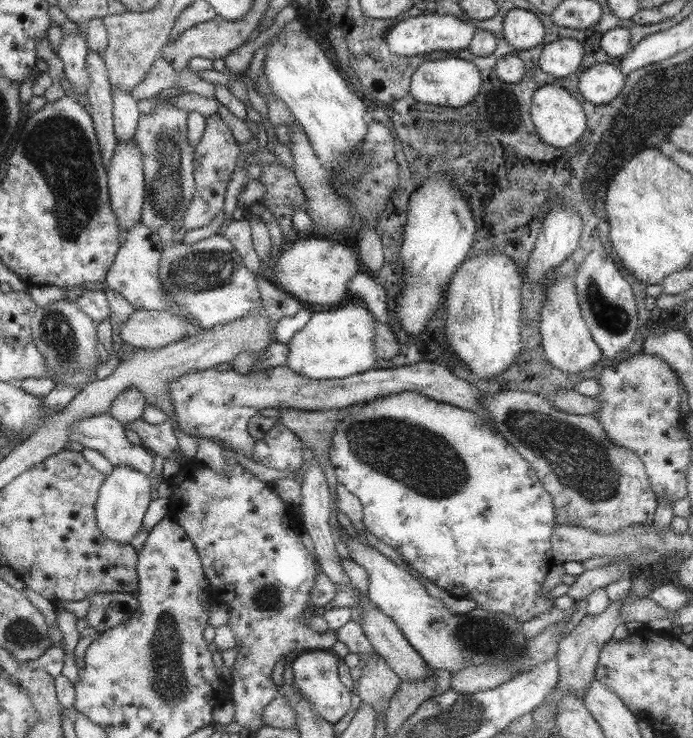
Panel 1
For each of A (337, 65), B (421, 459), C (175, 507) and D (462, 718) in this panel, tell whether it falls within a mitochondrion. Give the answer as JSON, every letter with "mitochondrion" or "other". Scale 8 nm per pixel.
{"A":"other","B":"mitochondrion","C":"other","D":"mitochondrion"}

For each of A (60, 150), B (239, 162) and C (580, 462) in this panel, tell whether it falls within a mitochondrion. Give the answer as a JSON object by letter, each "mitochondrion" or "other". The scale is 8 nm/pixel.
{"A":"mitochondrion","B":"other","C":"mitochondrion"}

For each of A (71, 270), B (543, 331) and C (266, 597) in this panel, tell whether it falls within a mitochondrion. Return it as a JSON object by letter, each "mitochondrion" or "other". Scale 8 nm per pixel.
{"A":"other","B":"other","C":"mitochondrion"}

